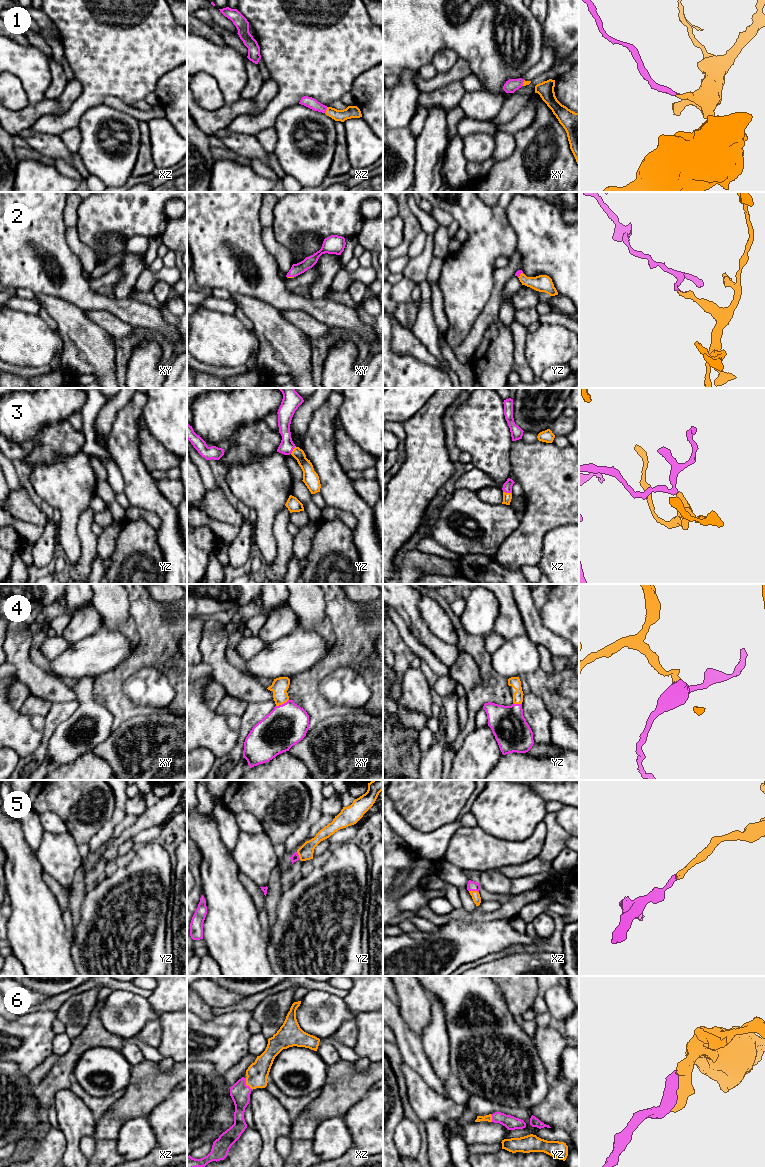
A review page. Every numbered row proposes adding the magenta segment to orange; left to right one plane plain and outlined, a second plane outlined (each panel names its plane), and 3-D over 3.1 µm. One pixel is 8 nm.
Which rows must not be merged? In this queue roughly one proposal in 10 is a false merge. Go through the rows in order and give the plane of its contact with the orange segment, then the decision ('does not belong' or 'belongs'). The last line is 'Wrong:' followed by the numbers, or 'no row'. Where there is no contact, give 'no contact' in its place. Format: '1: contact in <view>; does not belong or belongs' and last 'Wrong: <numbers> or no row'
1: contact in xz; belongs
2: contact in yz; belongs
3: contact in xz; belongs
4: contact in xy; belongs
5: contact in xz; belongs
6: contact in xz; belongs
Wrong: no row

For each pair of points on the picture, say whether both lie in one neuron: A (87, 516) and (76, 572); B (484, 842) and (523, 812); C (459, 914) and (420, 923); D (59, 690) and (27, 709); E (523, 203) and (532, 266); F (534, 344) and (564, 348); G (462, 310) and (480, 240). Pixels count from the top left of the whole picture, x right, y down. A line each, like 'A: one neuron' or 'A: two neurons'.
A: one neuron
B: two neurons
C: two neurons
D: two neurons
E: one neuron
F: one neuron
G: one neuron

